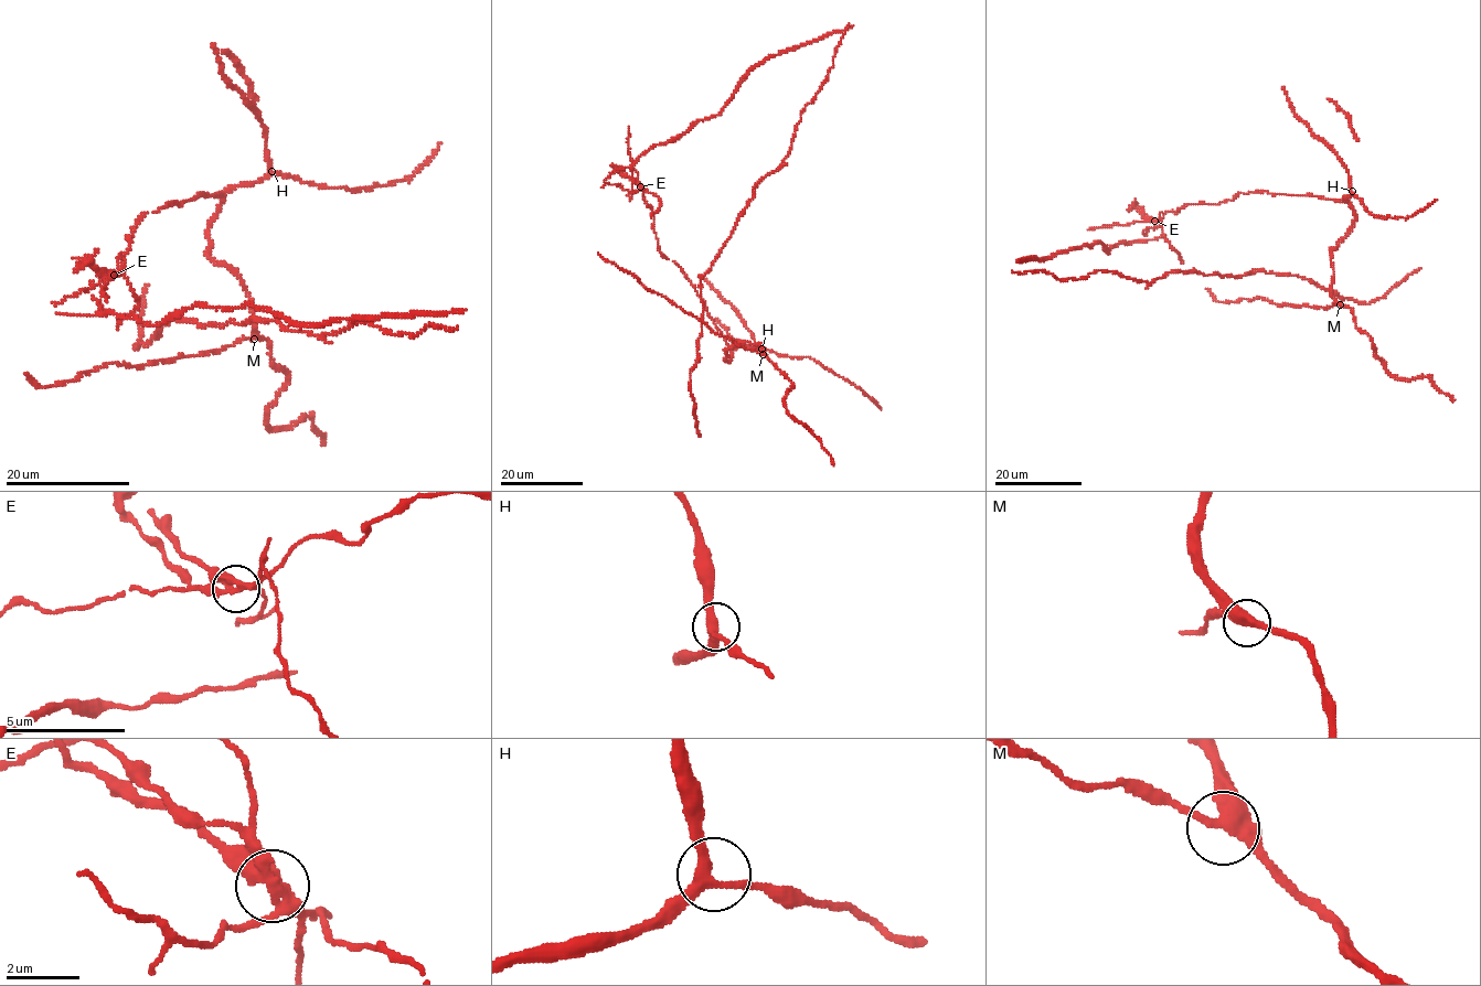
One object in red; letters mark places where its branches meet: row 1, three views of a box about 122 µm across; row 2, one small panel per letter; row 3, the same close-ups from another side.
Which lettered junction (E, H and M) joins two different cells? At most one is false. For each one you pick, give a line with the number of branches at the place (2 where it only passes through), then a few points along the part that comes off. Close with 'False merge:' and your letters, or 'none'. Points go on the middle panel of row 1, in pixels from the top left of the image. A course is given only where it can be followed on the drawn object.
E: Branches: 3
False merge: E

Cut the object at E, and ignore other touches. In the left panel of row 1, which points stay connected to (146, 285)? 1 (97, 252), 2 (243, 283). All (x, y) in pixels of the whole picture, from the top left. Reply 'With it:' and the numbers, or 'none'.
With it: 1

